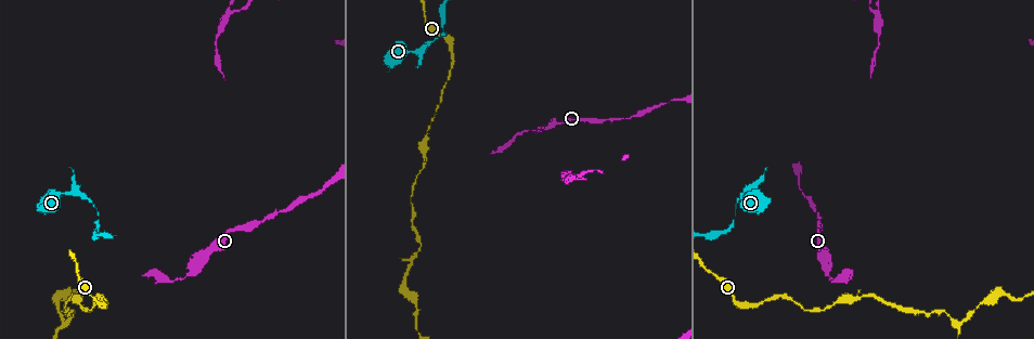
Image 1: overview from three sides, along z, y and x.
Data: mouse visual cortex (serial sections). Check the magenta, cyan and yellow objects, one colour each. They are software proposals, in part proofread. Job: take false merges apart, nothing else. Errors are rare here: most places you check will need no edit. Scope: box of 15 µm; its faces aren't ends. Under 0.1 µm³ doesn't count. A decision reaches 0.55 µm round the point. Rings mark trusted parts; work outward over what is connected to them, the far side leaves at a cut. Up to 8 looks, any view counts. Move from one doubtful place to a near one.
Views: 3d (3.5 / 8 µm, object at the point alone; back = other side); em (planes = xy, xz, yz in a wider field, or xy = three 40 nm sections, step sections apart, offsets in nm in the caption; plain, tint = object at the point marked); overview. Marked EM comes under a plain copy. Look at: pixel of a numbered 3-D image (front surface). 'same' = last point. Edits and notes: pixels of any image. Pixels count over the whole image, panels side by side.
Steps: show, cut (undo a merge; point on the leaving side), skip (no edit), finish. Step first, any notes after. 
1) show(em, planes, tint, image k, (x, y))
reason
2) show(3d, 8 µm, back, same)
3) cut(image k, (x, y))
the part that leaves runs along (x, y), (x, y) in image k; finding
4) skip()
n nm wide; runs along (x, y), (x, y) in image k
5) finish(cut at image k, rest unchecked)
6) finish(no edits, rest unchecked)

show(3d, 3.5 µm, back, image 1, (87, 195))
calibre changes

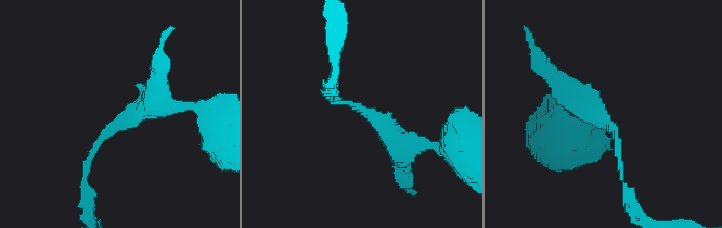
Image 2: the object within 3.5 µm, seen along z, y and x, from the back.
skip()
runs along (179, 104), (102, 135), (86, 181) in image 2; continuous, no second cell

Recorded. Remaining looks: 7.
show(3d, 8 µm, image 1, (956, 323))
thin neck

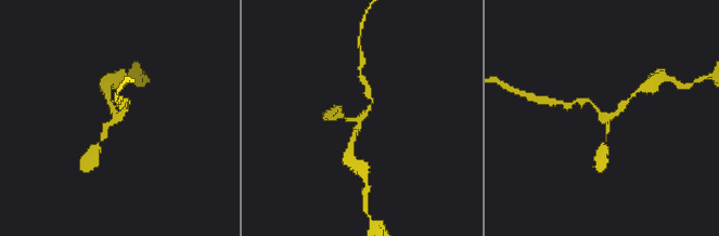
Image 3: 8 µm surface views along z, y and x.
show(em, xy, step 2, tint, image 3, (365, 114))
now the EM

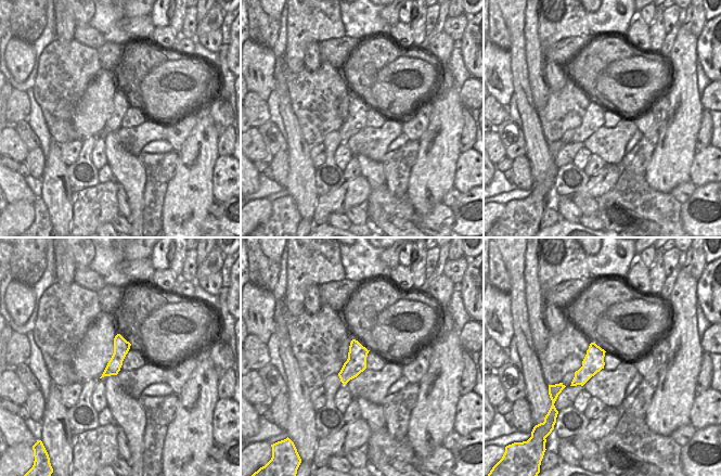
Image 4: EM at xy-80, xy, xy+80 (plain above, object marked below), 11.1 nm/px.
skip()
runs along (368, 92), (371, 104), (352, 139) in image 3; continuous, no second cell

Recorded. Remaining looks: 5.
show(3d, 3.5 µm, image 1, (183, 278))

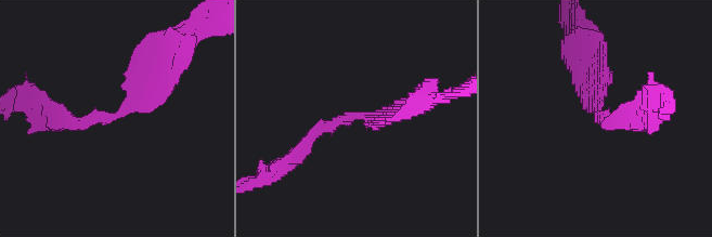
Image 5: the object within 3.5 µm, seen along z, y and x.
show(em, xy, step 2, tint, image 5, (362, 114))
arms of 200, 250 nm

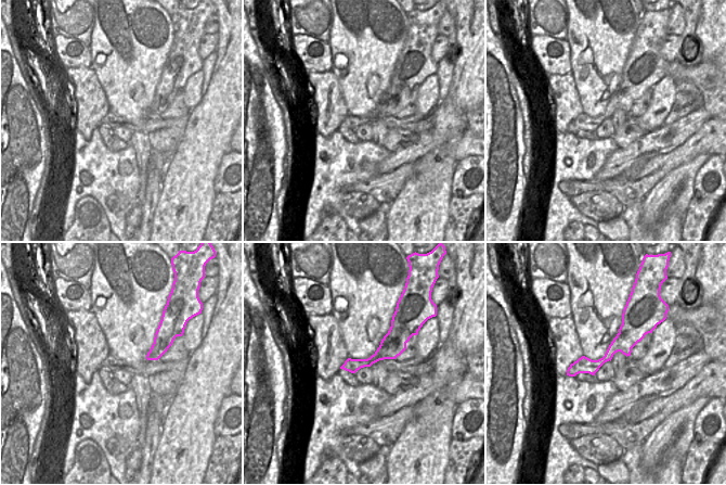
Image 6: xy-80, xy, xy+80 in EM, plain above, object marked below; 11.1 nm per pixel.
skip()
runs along (170, 64), (120, 114), (60, 120) in image 5; one cell here

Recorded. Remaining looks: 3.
show(em, xy, step 1, tint, image 1, (815, 210))
calibre changes

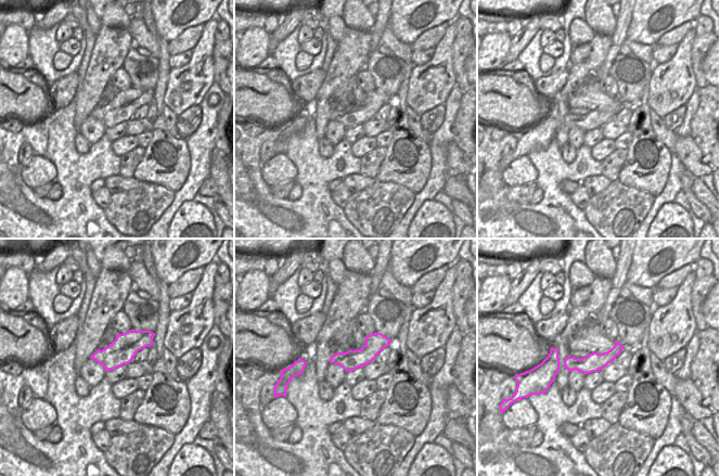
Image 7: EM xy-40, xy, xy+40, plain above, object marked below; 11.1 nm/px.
show(3d, 3.5 µm, same)
wider look

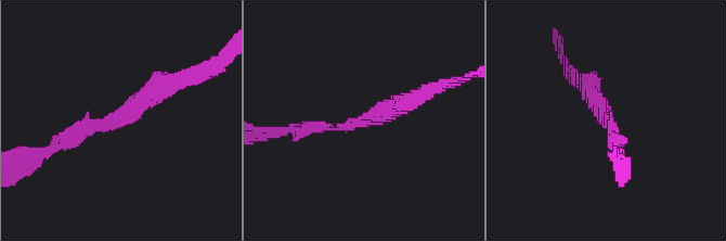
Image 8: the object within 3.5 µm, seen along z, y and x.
skip()
arms of 150, 300 nm; runs along (619, 347), (591, 363), (560, 362), (552, 354) in image 7; all the same cell

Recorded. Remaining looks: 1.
finish(no edits, rest unchecked)

